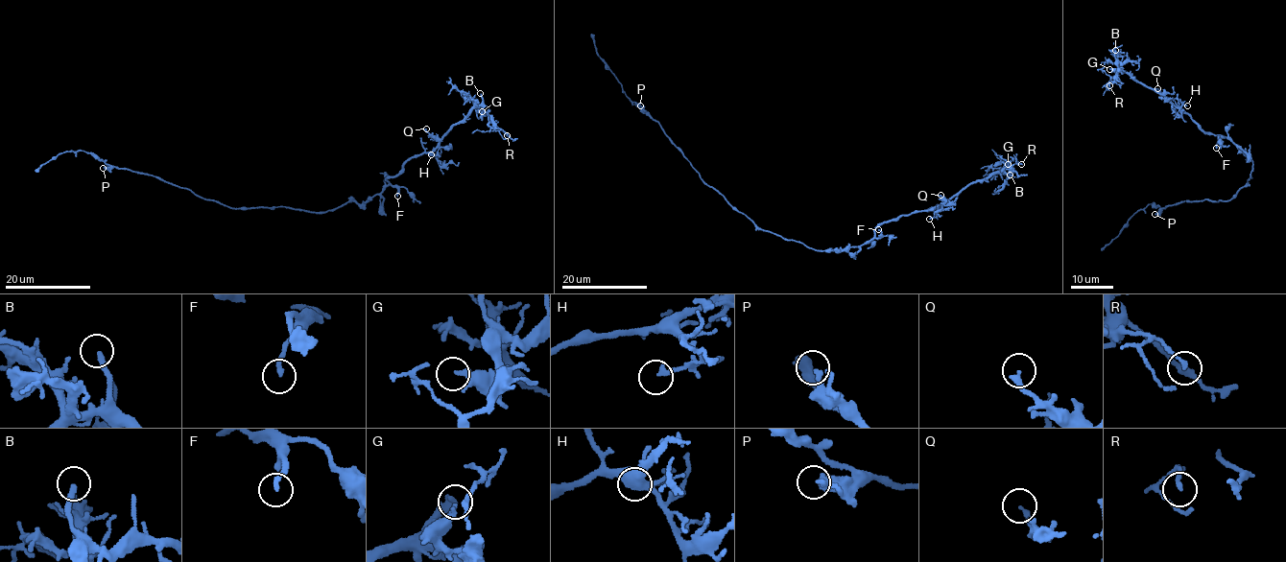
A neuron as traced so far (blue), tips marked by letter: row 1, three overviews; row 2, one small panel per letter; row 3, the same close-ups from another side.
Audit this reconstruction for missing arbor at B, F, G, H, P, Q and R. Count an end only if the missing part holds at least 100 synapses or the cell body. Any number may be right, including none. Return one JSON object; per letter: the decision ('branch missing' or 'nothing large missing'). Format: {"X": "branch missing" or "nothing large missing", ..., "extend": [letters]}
{"B": "branch missing", "F": "nothing large missing", "G": "nothing large missing", "H": "nothing large missing", "P": "nothing large missing", "Q": "nothing large missing", "R": "nothing large missing", "extend": ["B"]}

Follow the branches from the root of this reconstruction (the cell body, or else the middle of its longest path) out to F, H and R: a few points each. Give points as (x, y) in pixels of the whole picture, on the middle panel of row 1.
F: (779, 236), (799, 241), (817, 250), (833, 250), (877, 238), (881, 231), (878, 229)
H: (779, 236), (833, 250), (861, 245), (881, 223), (902, 215), (933, 210), (937, 215), (929, 219)
R: (779, 236), (817, 250), (861, 245), (881, 223), (934, 209), (970, 184), (1010, 173), (1015, 163), (1021, 164)

